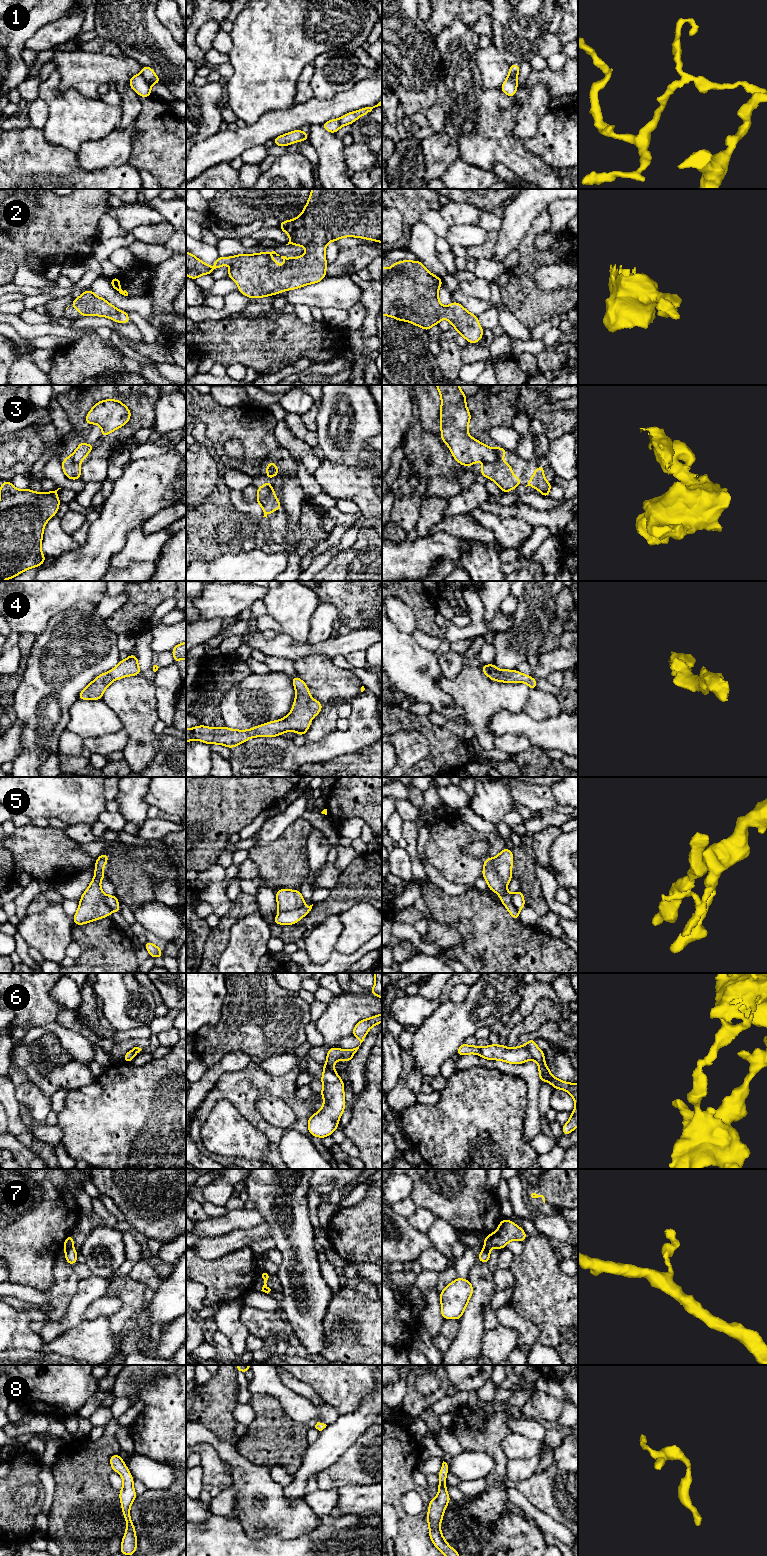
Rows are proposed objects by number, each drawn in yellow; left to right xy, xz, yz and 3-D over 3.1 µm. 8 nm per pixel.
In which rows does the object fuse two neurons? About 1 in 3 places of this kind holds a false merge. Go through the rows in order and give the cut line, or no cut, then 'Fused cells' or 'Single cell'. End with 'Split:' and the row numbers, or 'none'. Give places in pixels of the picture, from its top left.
1: Split along xy (141, 74), (150, 84). Fused cells
2: No split. Single cell
3: Split along yz (496, 449), (496, 458), (488, 463). Fused cells
4: No split. Single cell
5: Split along xz (302, 905), (296, 909), (279, 912). Fused cells
6: Split along xz (326, 1064), (334, 1072). Fused cells
7: Split along xy (71, 1246), (65, 1249). Fused cells
8: No split. Single cell
Split: 1, 3, 5, 6, 7

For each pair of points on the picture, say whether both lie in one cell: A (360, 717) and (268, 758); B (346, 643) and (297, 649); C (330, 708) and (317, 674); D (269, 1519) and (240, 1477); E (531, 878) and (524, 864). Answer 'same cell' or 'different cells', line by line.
A: same cell
B: same cell
C: same cell
D: same cell
E: same cell

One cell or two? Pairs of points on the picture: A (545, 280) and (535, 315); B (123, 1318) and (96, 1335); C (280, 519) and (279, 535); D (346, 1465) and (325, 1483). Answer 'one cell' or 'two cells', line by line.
A: two cells
B: two cells
C: one cell
D: one cell

